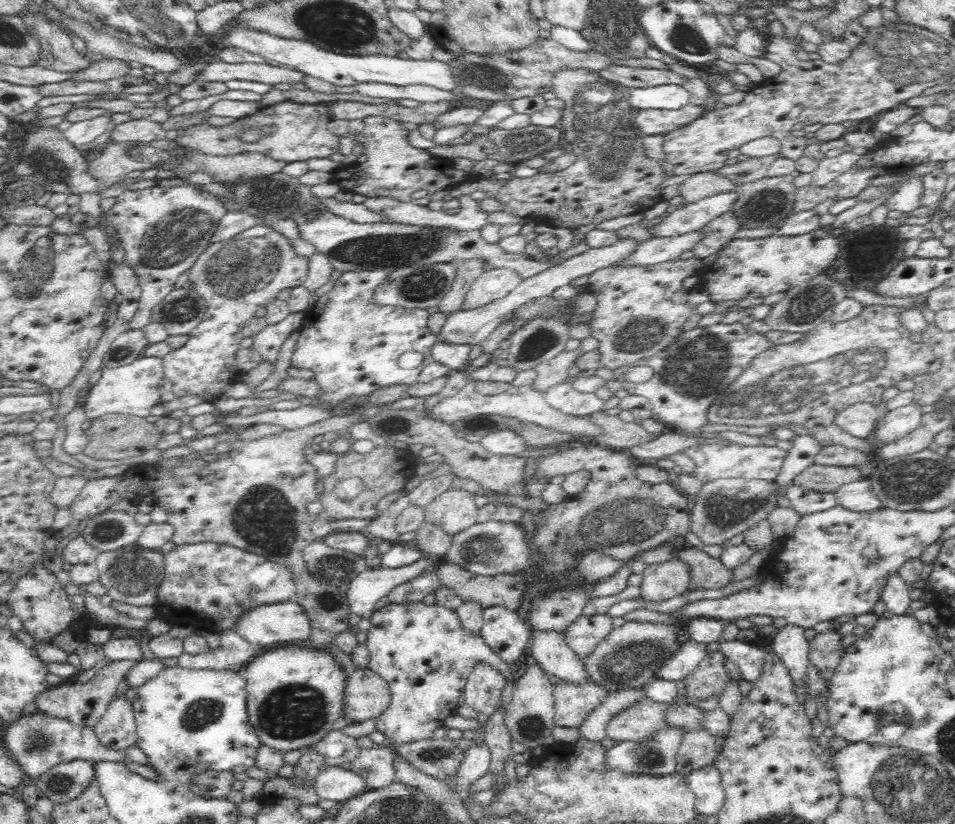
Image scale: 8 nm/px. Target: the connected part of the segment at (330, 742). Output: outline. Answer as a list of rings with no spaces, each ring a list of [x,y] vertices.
[[[337,728],[333,729],[322,741],[312,745],[320,757],[329,762],[329,767],[348,767],[361,752],[357,740],[342,733]]]

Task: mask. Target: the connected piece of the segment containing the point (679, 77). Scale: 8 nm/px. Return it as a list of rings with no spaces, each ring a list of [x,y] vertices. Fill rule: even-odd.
[[[615,65],[606,66],[599,73],[599,76],[622,84],[626,88],[648,88],[651,86],[660,86],[663,84],[677,84],[682,86],[684,80],[683,74],[676,74],[670,70],[648,70],[648,68],[620,67]]]

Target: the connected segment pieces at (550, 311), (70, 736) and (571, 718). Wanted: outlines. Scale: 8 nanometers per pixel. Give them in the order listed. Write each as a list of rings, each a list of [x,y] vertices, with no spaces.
[[[586,291],[568,301],[555,300],[553,296],[543,297],[519,307],[514,313],[507,315],[503,322],[515,320],[517,322],[516,329],[518,329],[526,326],[526,322],[530,322],[530,320],[534,320],[538,316],[541,316],[541,318],[547,316],[552,318],[554,316],[561,322],[565,322],[570,328],[574,328],[578,324],[591,326],[596,306],[598,306],[596,298]]]
[[[39,712],[22,716],[2,729],[3,746],[26,774],[27,780],[38,779],[46,771],[58,764],[84,760],[94,765],[122,765],[126,763],[123,752],[109,750],[102,746],[92,727],[78,727],[58,717],[46,717]]]
[[[591,679],[580,684],[558,682],[553,690],[556,726],[579,728],[606,695],[606,689]]]

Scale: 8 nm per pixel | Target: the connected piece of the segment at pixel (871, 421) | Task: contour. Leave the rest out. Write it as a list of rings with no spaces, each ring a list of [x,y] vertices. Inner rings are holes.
[[[856,403],[836,414],[834,423],[856,438],[871,439],[876,424],[881,418],[877,407],[870,403]]]

